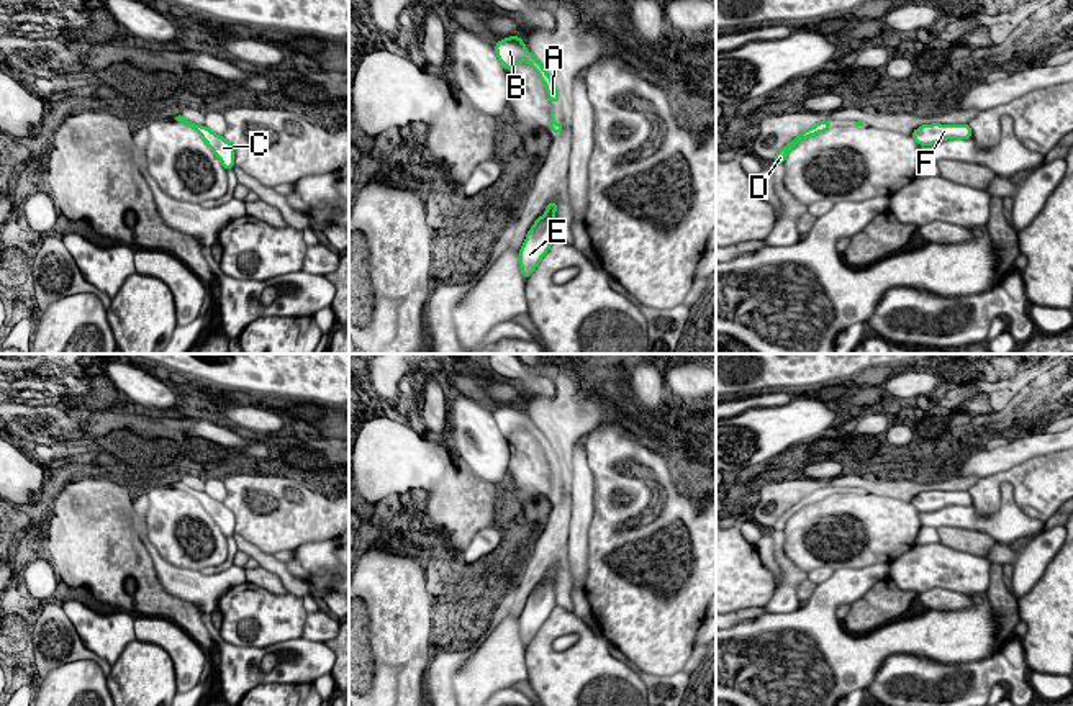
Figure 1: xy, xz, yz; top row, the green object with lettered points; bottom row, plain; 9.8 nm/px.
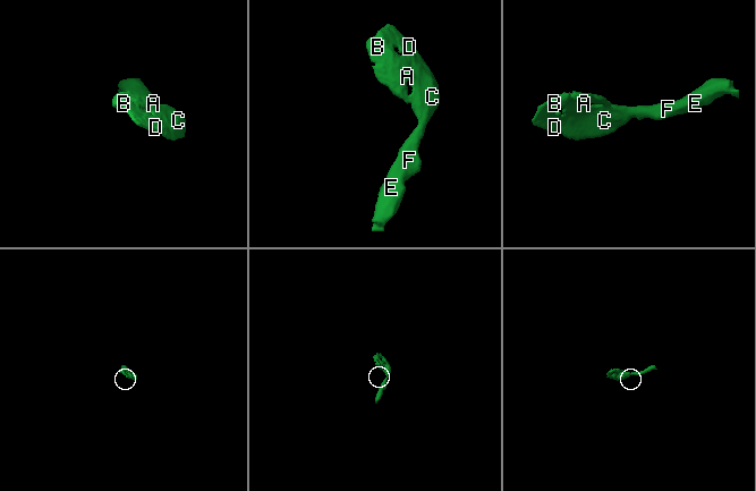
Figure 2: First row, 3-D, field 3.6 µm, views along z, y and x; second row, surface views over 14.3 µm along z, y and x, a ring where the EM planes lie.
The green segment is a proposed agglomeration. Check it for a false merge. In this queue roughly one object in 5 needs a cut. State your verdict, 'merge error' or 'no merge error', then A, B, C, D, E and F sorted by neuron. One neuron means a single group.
no merge error; A B C D E F

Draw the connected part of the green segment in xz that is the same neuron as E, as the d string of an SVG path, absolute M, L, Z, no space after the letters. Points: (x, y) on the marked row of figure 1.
M550 201L546 206L546 213L534 221L526 234L526 239L519 249L519 267L524 278L536 270L555 241L555 211L557 203Z

